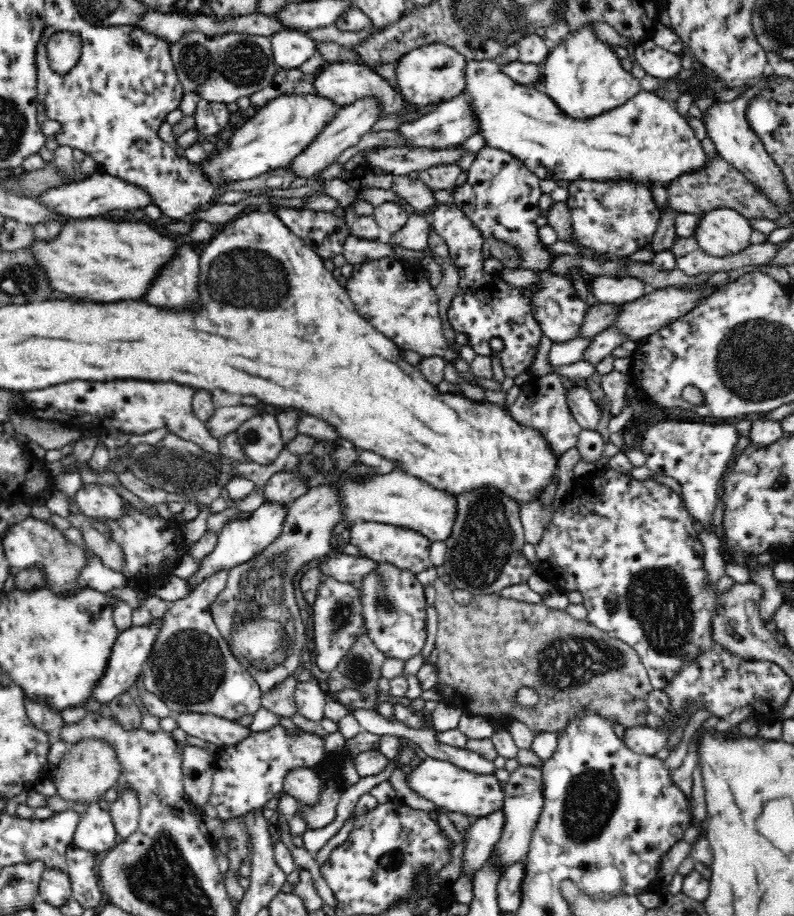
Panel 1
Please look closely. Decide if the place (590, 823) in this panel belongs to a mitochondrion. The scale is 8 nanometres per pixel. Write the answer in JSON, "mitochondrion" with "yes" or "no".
{"mitochondrion":"yes"}

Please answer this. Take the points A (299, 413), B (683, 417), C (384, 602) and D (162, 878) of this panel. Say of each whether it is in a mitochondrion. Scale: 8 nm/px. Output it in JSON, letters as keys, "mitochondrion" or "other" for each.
{"A":"other","B":"other","C":"mitochondrion","D":"mitochondrion"}

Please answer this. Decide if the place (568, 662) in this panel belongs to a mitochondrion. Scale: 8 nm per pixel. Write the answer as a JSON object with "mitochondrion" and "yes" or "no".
{"mitochondrion":"yes"}

